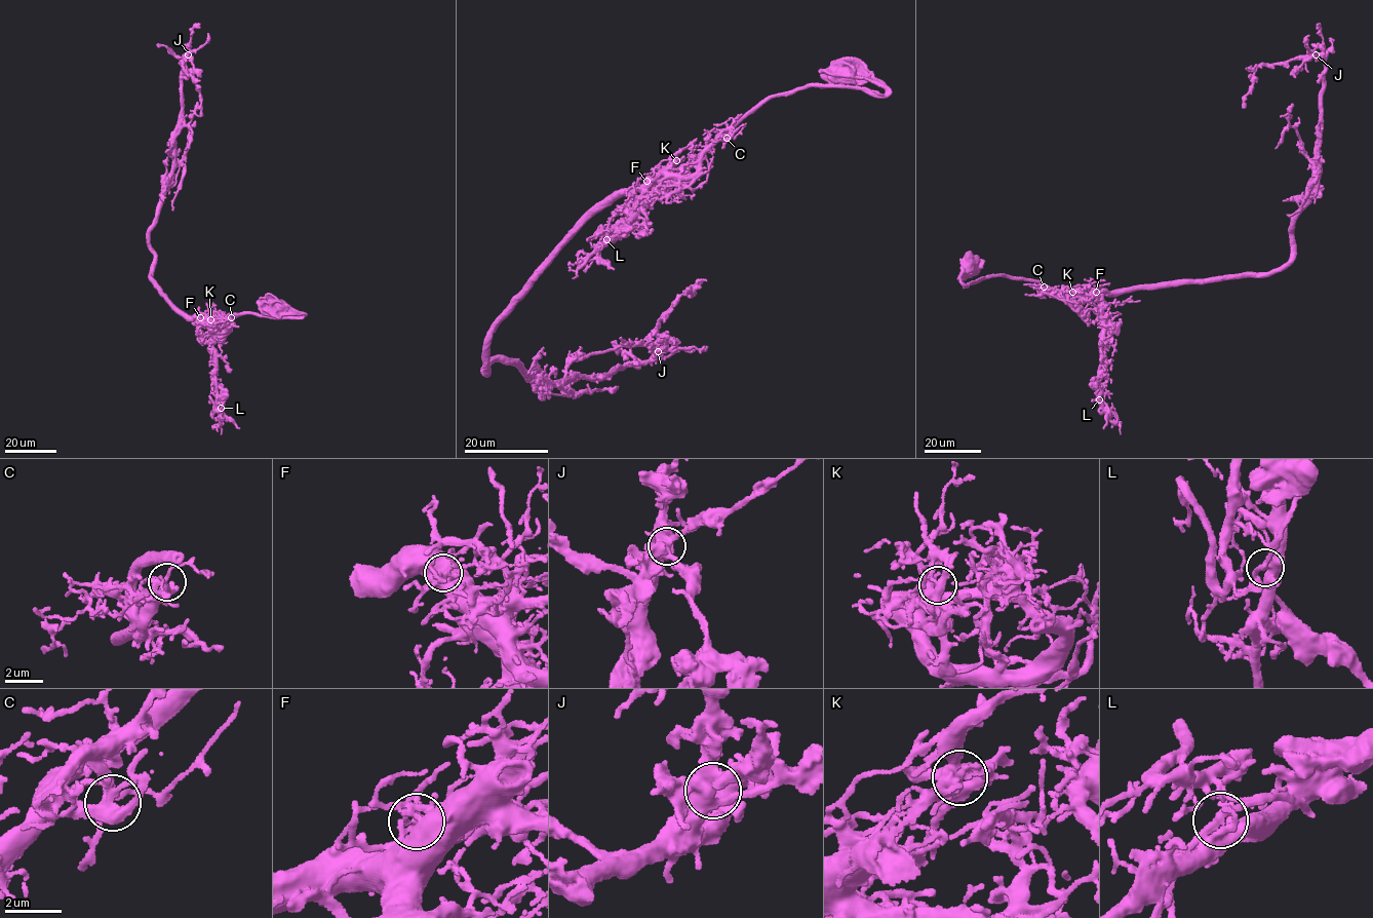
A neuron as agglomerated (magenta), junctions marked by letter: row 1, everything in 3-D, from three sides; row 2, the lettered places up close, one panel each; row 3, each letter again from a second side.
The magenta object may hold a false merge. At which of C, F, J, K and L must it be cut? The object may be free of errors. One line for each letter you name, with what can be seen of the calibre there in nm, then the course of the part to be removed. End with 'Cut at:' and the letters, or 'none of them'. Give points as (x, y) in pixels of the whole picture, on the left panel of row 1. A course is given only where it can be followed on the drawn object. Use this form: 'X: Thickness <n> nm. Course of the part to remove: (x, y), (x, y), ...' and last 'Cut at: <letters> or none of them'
L: Thickness 360 nm. Course of the part to remove: (221, 408), (239, 428)
Cut at: L

